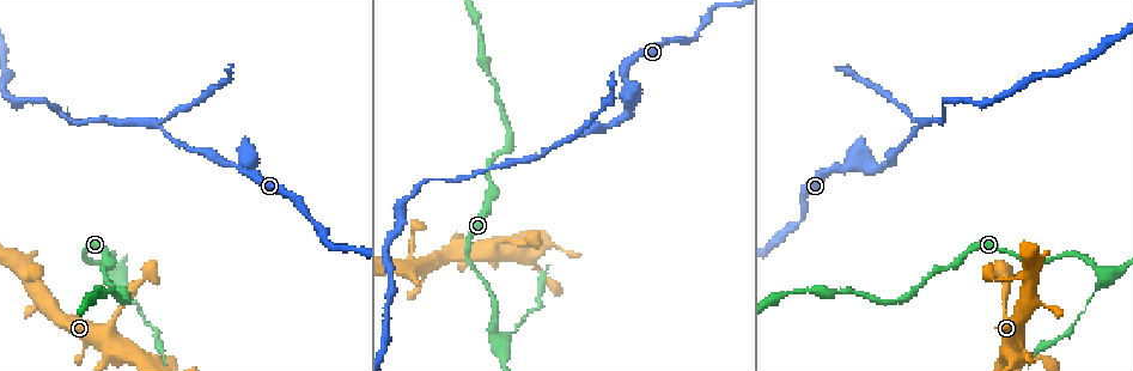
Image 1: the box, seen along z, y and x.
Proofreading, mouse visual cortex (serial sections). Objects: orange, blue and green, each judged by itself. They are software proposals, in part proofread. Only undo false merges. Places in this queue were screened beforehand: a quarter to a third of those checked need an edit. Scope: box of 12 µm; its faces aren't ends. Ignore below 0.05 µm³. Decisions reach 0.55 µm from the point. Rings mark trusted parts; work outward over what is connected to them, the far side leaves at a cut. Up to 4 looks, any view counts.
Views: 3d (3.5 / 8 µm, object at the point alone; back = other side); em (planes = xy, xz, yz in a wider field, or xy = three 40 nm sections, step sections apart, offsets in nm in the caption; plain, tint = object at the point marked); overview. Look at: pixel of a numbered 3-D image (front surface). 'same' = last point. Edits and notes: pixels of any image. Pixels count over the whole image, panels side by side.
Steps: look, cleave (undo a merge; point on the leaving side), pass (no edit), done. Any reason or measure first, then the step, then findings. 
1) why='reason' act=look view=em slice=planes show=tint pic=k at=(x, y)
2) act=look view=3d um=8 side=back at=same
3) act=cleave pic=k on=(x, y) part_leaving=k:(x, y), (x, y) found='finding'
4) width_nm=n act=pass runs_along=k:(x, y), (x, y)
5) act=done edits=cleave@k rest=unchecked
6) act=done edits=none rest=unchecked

why='thick turns thin' act=look view=3d um=3.5 pic=1 at=(626, 119)

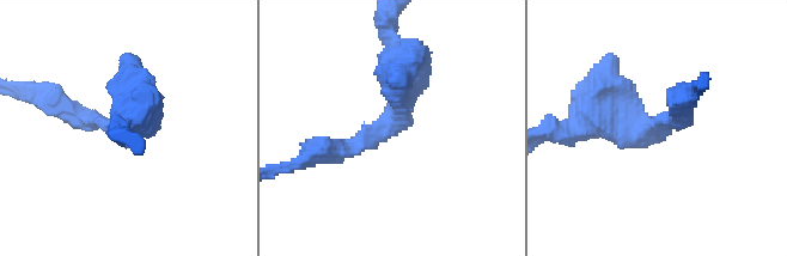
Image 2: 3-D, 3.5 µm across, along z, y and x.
arm_widths_nm=250,500 why='shape alone is not enough' act=look view=em slice=planes show=tint pic=2 at=(657, 129)

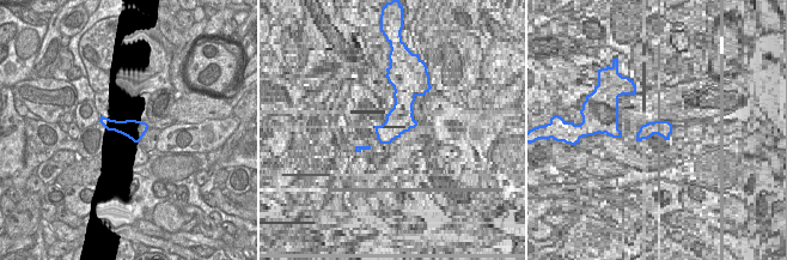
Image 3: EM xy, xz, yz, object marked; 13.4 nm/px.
act=pass runs_along=2:(396, 55), (392, 126), (319, 150) found='continuous, no second cell'

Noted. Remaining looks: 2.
why='two arms in line, one across' act=look view=3d um=8 pic=1 at=(546, 151)

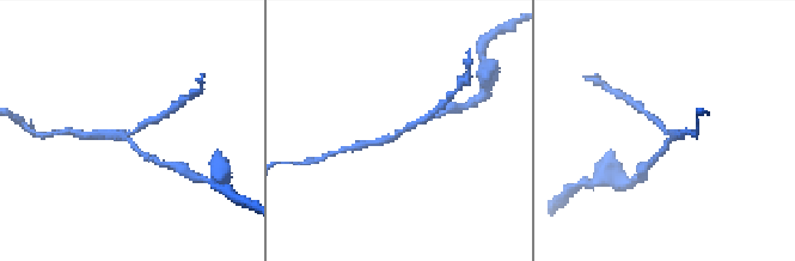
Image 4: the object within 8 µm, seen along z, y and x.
arms=3 arm_widths_nm=150,200,200 why='need the tissue' act=look view=em slice=xy step=2 show=tint pic=4 at=(399, 135)

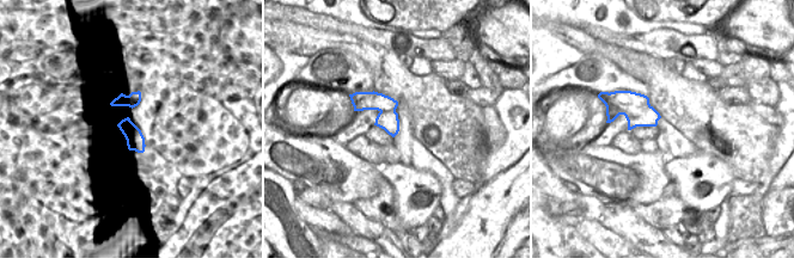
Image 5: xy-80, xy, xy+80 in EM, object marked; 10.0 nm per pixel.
act=cleave pic=4 on=(142, 125) found='a second cell is stuck on'

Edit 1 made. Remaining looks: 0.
act=done edits=cleave@4 rest=unchecked

